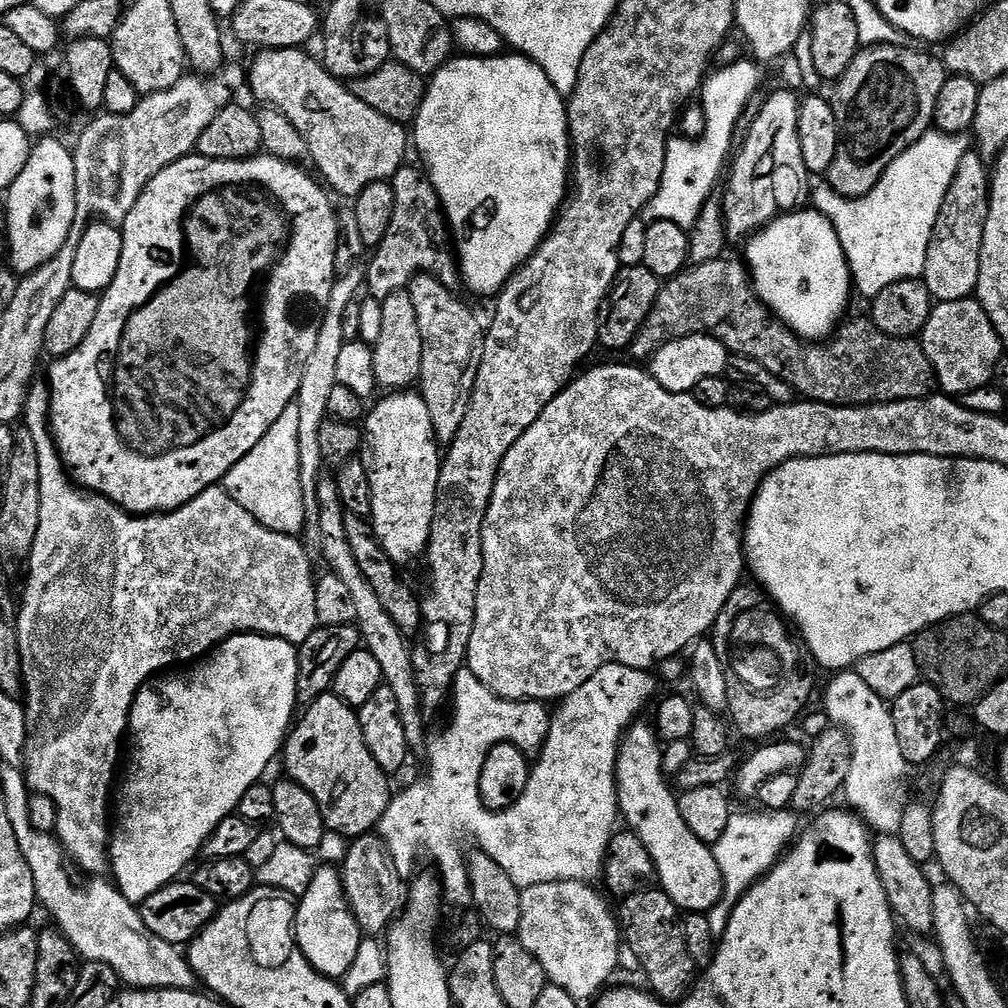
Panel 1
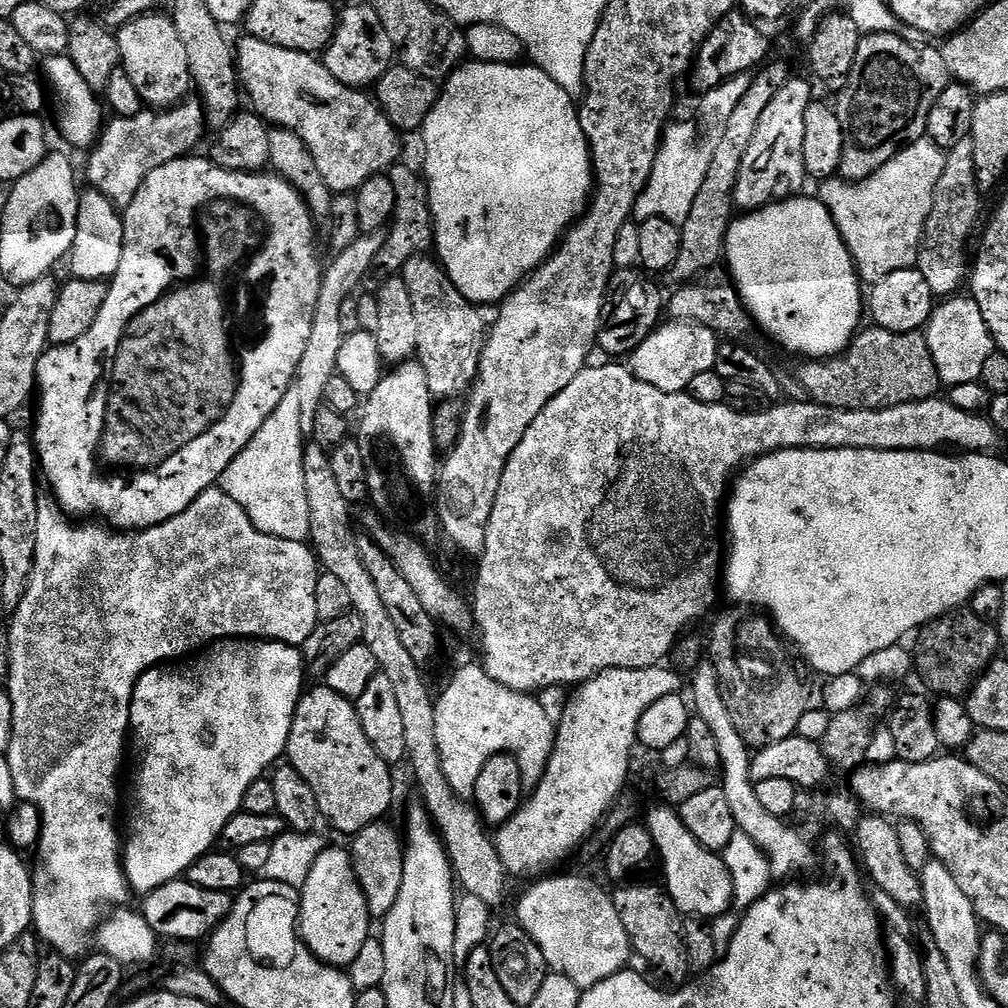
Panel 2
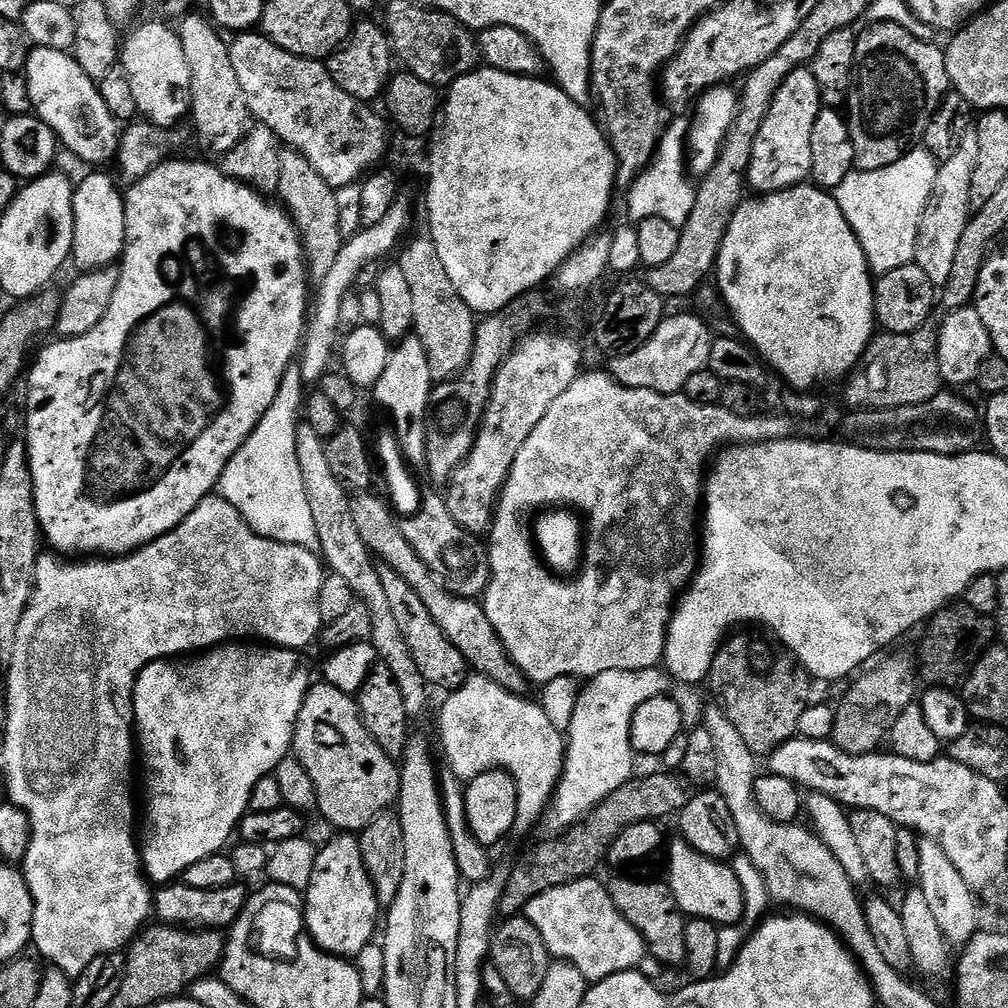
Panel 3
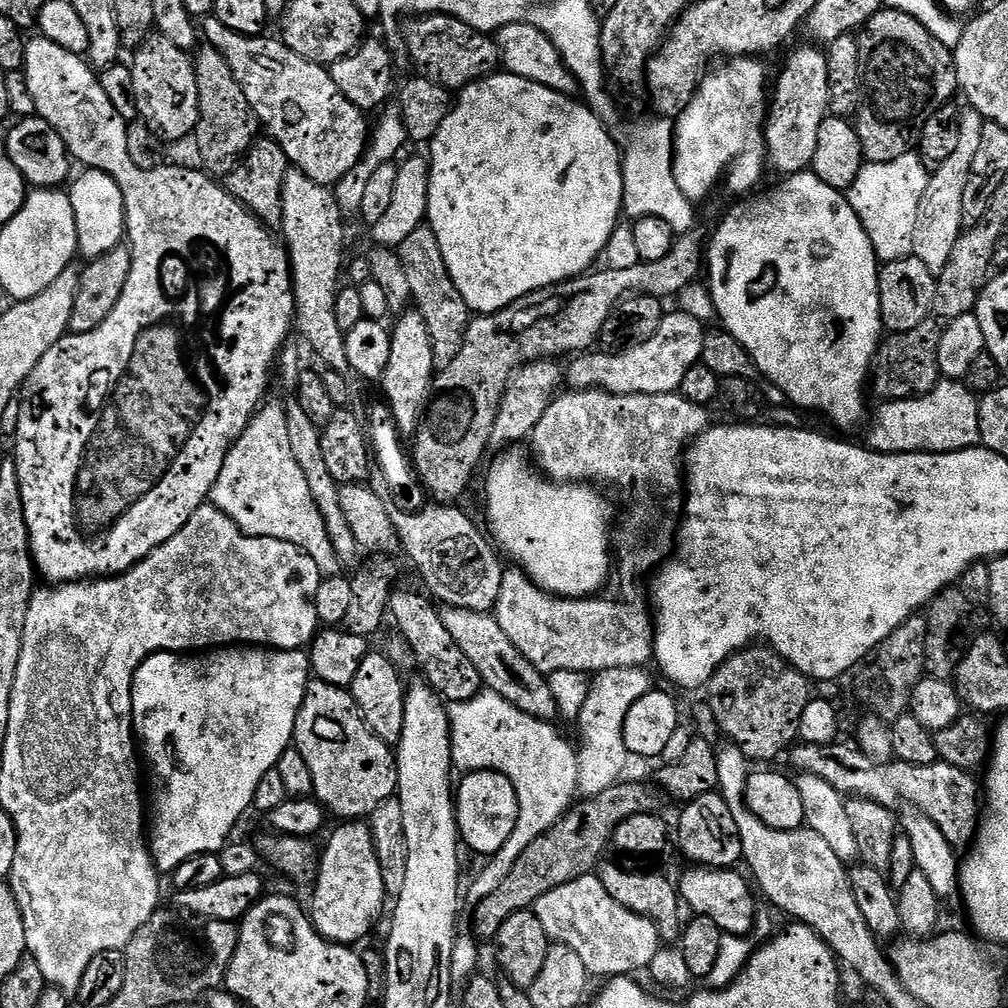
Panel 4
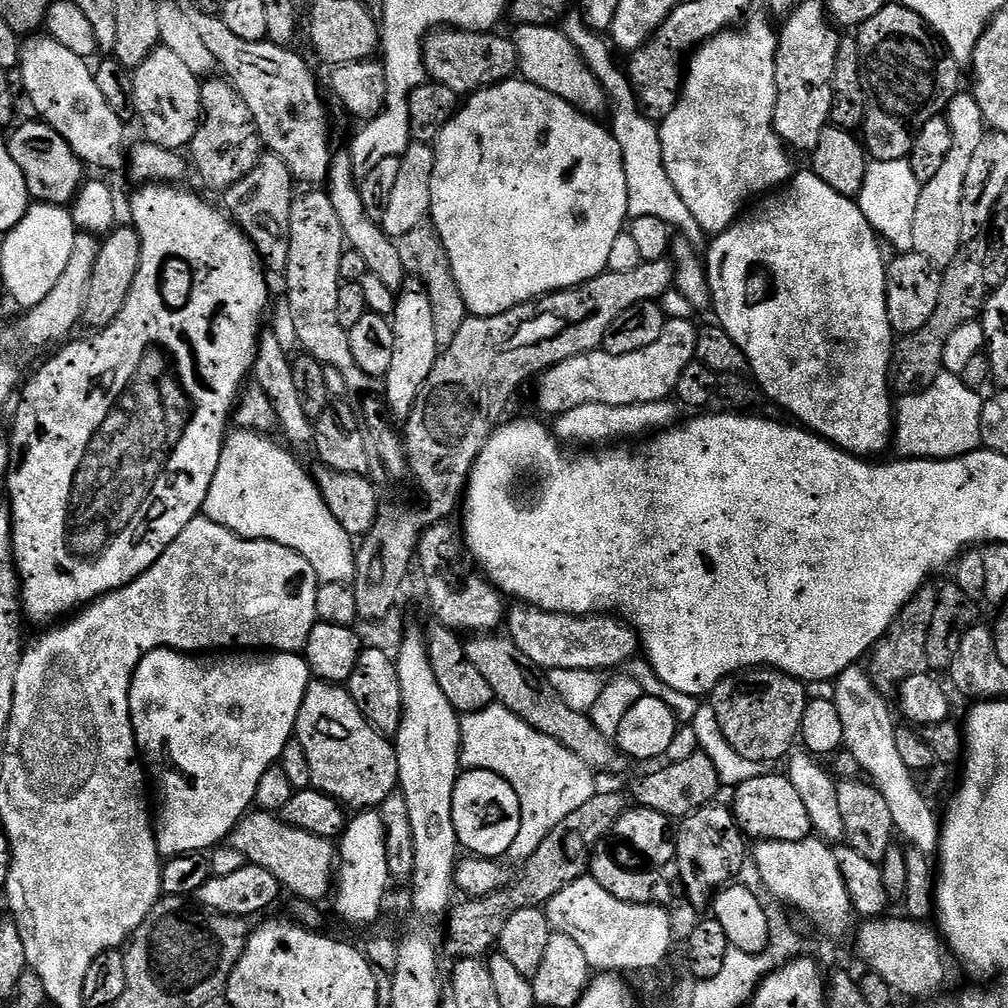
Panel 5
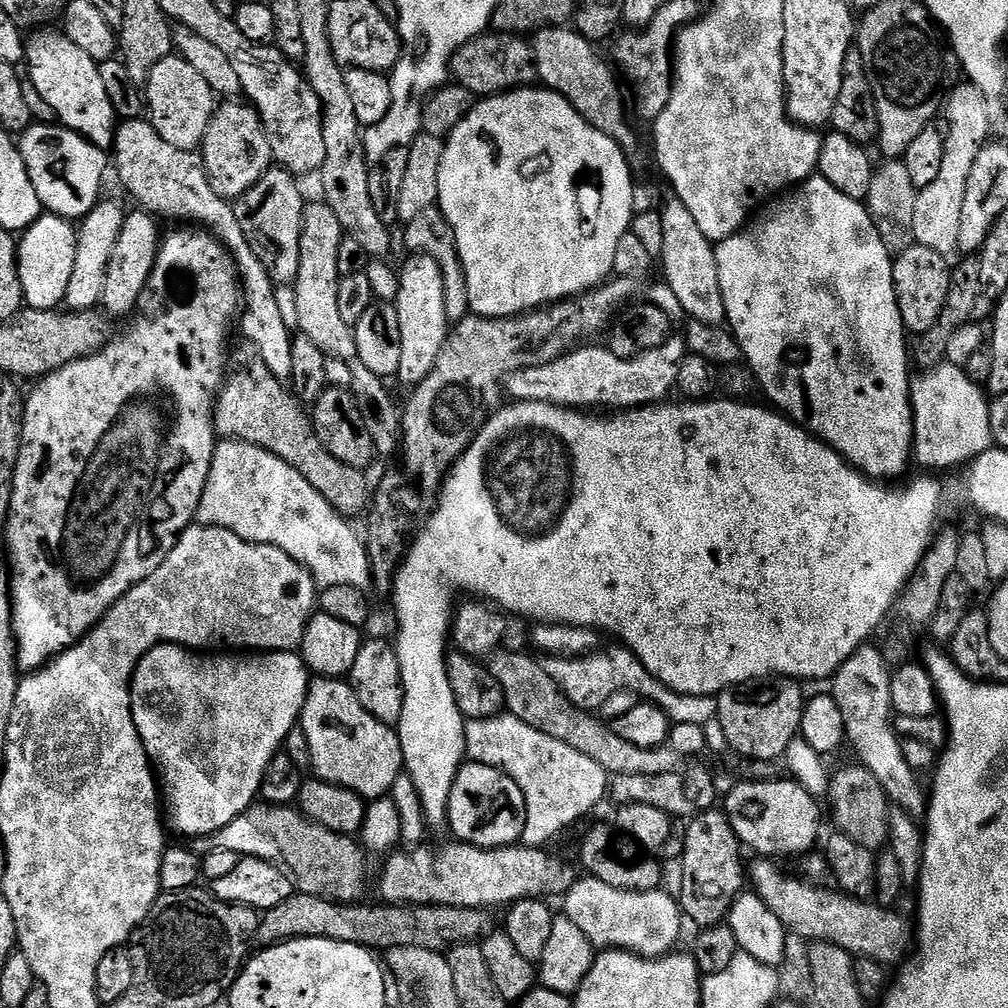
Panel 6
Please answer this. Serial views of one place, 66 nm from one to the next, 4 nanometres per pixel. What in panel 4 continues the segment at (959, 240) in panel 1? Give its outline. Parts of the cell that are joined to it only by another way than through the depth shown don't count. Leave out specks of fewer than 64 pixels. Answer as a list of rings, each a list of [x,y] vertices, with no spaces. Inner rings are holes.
[[[961,111],[958,150],[954,150],[954,155],[929,175],[926,194],[922,194],[922,202],[918,206],[912,255],[926,262],[926,266],[930,266],[930,270],[937,274],[946,266],[950,253],[954,251],[954,242],[958,242],[960,233],[965,229],[962,222],[962,193],[966,191],[970,166],[974,166],[974,154],[978,154],[978,141],[982,138],[985,123],[984,117],[974,111]]]

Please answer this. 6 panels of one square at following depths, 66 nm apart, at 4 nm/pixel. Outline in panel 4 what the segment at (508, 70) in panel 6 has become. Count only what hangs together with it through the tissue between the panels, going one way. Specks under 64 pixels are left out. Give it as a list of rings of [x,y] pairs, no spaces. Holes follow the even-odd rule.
[[[429,14],[413,19],[406,28],[406,56],[412,59],[415,71],[435,84],[459,90],[475,80],[491,76],[501,67],[500,48],[491,35],[466,26],[453,16]]]

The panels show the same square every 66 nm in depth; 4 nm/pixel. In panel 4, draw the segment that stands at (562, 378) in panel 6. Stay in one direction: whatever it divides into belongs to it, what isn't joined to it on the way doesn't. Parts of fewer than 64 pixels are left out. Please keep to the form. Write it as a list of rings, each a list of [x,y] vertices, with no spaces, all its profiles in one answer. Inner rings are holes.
[[[669,311],[658,326],[654,338],[634,346],[625,352],[589,350],[577,355],[566,368],[566,384],[569,389],[587,392],[590,388],[600,388],[610,394],[670,394],[679,393],[682,378],[686,378],[690,366],[701,363],[702,342],[705,325],[700,325],[696,316],[688,312]]]

